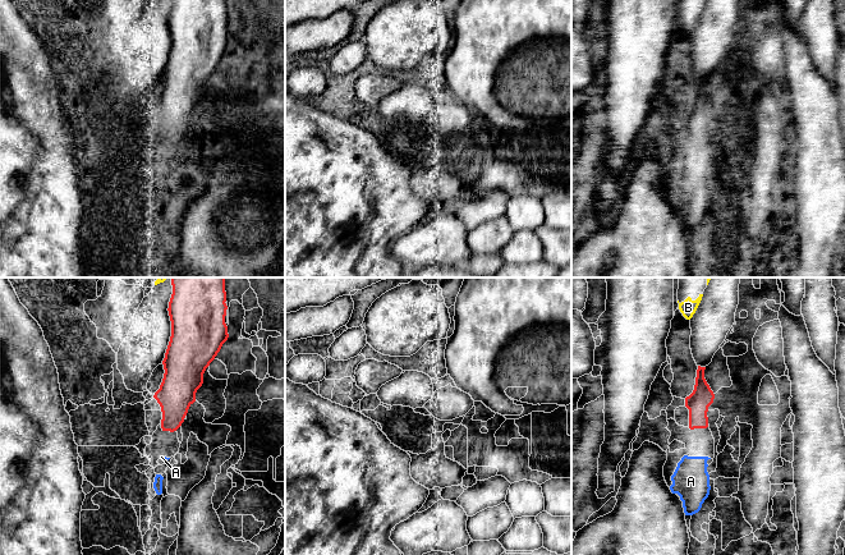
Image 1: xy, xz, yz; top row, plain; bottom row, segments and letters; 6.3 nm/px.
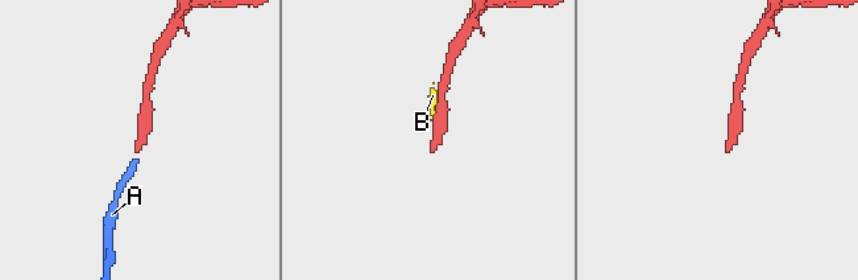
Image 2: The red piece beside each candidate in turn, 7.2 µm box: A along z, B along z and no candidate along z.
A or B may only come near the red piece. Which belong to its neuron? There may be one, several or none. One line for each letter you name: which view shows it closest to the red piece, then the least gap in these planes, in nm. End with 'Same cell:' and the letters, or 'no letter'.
A: xy | 160 nm
Same cell: A

